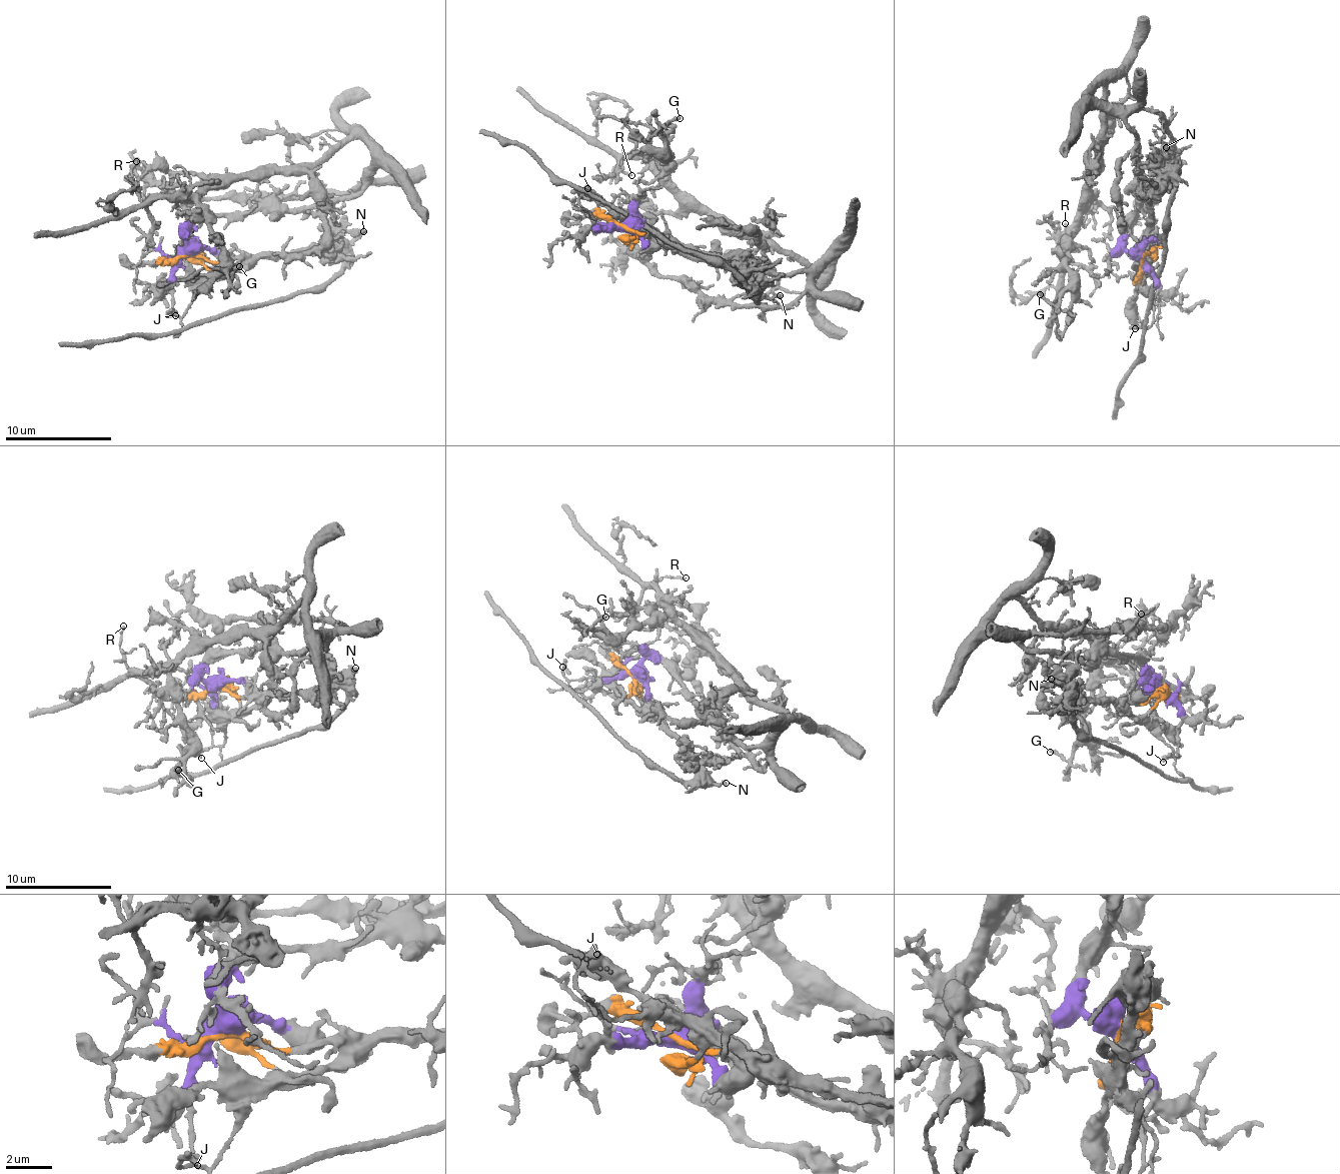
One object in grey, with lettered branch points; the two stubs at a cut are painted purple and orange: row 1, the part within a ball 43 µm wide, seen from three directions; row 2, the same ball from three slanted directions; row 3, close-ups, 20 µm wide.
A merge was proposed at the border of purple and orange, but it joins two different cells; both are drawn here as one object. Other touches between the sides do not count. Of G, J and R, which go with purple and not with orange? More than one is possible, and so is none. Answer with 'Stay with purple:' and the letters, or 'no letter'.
Stay with purple: G, J, R

